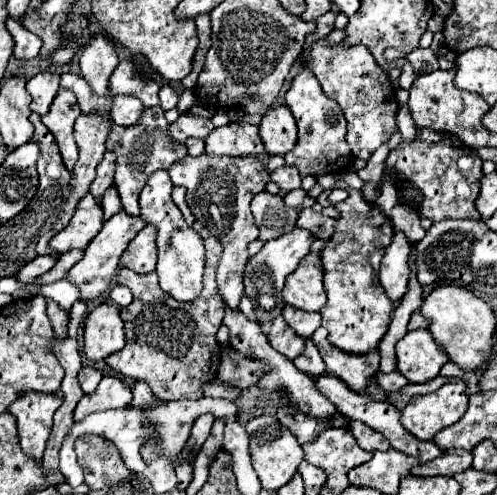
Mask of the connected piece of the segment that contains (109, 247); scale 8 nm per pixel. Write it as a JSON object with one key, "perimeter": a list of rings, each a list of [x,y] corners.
{"perimeter":[[[124,211],[116,213],[112,219],[104,221],[104,227],[100,229],[100,233],[94,237],[94,241],[90,241],[90,245],[86,247],[84,251],[84,257],[68,271],[66,275],[66,281],[74,283],[78,289],[80,289],[80,301],[90,301],[90,299],[96,299],[100,297],[108,285],[112,283],[114,275],[116,275],[116,269],[118,269],[118,261],[120,261],[120,255],[124,253],[126,245],[130,243],[130,239],[136,237],[136,233],[144,227],[144,221],[140,217],[130,217],[126,215]]]}

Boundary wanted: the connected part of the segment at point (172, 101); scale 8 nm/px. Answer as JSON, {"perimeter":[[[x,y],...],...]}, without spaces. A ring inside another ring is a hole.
{"perimeter":[[[164,85],[164,87],[160,89],[160,107],[162,107],[164,111],[168,111],[168,109],[174,109],[176,103],[178,103],[178,93],[176,93],[176,89],[170,87],[170,85]]]}

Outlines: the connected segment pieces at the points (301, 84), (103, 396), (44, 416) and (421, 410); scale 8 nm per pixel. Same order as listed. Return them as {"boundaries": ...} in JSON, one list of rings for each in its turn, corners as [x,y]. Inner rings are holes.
{"boundaries":[[[[300,69],[300,73],[292,79],[290,89],[286,91],[286,107],[292,111],[298,125],[298,143],[296,147],[284,155],[286,165],[294,165],[300,175],[324,175],[330,173],[330,167],[344,165],[346,157],[350,157],[350,147],[344,139],[346,135],[346,119],[342,109],[324,95],[318,79],[310,69]]],[[[106,375],[94,393],[84,395],[80,399],[74,411],[74,421],[82,421],[86,415],[96,411],[128,407],[130,401],[132,401],[132,391],[118,377]]],[[[30,391],[10,405],[10,413],[18,421],[18,439],[22,451],[32,459],[42,459],[52,429],[52,415],[60,407],[58,395]]],[[[446,383],[438,391],[414,397],[402,411],[402,425],[418,439],[432,439],[444,427],[456,423],[468,407],[466,383]]]]}

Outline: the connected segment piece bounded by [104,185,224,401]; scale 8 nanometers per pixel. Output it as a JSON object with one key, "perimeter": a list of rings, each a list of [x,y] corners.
{"perimeter":[[[174,187],[172,199],[180,207],[186,223],[194,230],[202,233],[206,247],[206,269],[204,269],[204,289],[200,297],[192,303],[178,303],[168,297],[156,283],[156,273],[138,275],[126,267],[118,273],[118,283],[126,285],[134,301],[128,307],[122,307],[122,321],[126,331],[126,345],[122,351],[106,357],[106,365],[122,377],[132,381],[144,381],[152,389],[152,393],[162,401],[178,401],[178,399],[200,399],[202,385],[212,381],[218,373],[220,365],[220,345],[216,341],[216,331],[224,317],[224,301],[216,289],[216,269],[222,255],[222,243],[201,225],[190,211],[186,203],[186,189]]]}

